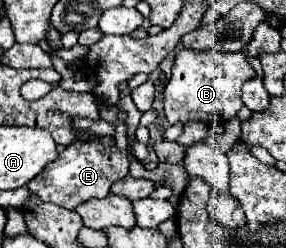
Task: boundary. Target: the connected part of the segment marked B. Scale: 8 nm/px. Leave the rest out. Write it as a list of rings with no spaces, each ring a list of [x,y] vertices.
[[[181,48],[175,54],[171,78],[165,86],[165,118],[169,124],[175,122],[229,122],[243,108],[241,86],[255,76],[255,70],[241,52],[221,50],[189,50]]]

